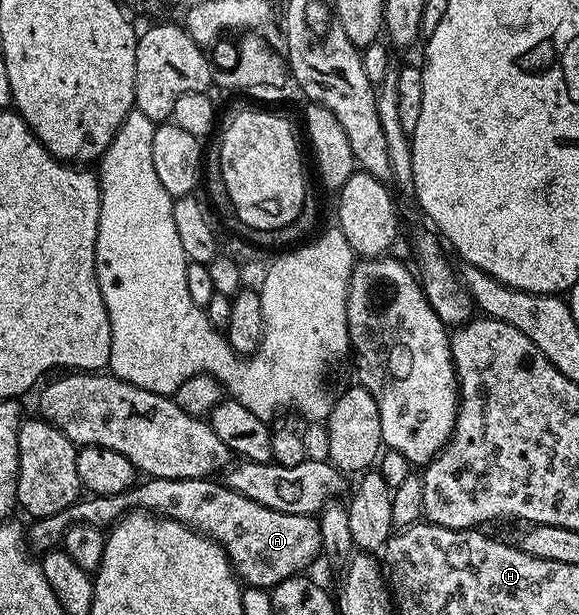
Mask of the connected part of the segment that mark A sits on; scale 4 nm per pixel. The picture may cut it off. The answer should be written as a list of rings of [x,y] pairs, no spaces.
[[[213,478],[205,479],[152,479],[139,482],[119,495],[90,495],[79,498],[77,503],[52,517],[33,520],[28,527],[31,536],[46,531],[46,539],[33,540],[35,552],[45,553],[57,548],[62,535],[73,523],[91,523],[103,529],[109,528],[112,521],[128,511],[141,509],[153,511],[155,515],[164,515],[176,519],[200,531],[204,535],[222,544],[227,553],[234,574],[247,587],[274,588],[289,575],[307,570],[306,566],[322,551],[322,537],[317,518],[312,515],[289,515],[264,505],[256,505],[248,497],[236,493],[225,482],[213,483]]]

